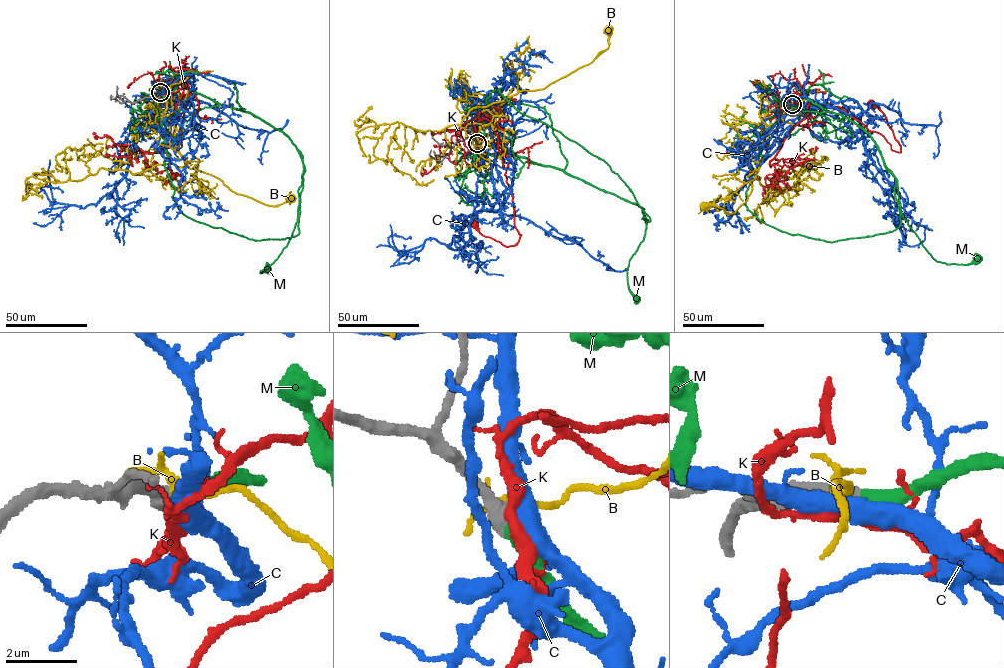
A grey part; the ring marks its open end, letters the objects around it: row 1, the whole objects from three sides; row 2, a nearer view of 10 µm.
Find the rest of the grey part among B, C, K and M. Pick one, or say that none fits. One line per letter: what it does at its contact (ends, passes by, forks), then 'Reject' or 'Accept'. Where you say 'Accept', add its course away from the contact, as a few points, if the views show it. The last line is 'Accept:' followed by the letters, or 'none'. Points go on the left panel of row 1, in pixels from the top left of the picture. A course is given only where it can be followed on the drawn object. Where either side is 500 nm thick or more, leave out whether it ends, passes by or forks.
B: Reject
C: Reject
K: Reject
M: Accept. Its course: (161, 93), (189, 89), (248, 112), (295, 146), (303, 170), (297, 221), (287, 245), (260, 272), (267, 267)
Accept: M

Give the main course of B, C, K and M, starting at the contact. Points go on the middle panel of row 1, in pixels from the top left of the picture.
B: (477, 142), (490, 129), (479, 111), (490, 115), (512, 95), (543, 89), (590, 63), (608, 46), (607, 32)
C: (478, 142), (503, 208), (505, 187), (480, 109), (502, 89), (504, 74), (530, 55), (552, 62)
K: (477, 142), (478, 138), (504, 148), (515, 227), (520, 235), (513, 245), (505, 246), (483, 235), (474, 224)
M: (477, 143), (493, 155), (513, 154), (563, 169), (642, 208), (645, 234), (627, 269), (628, 288), (636, 299)

